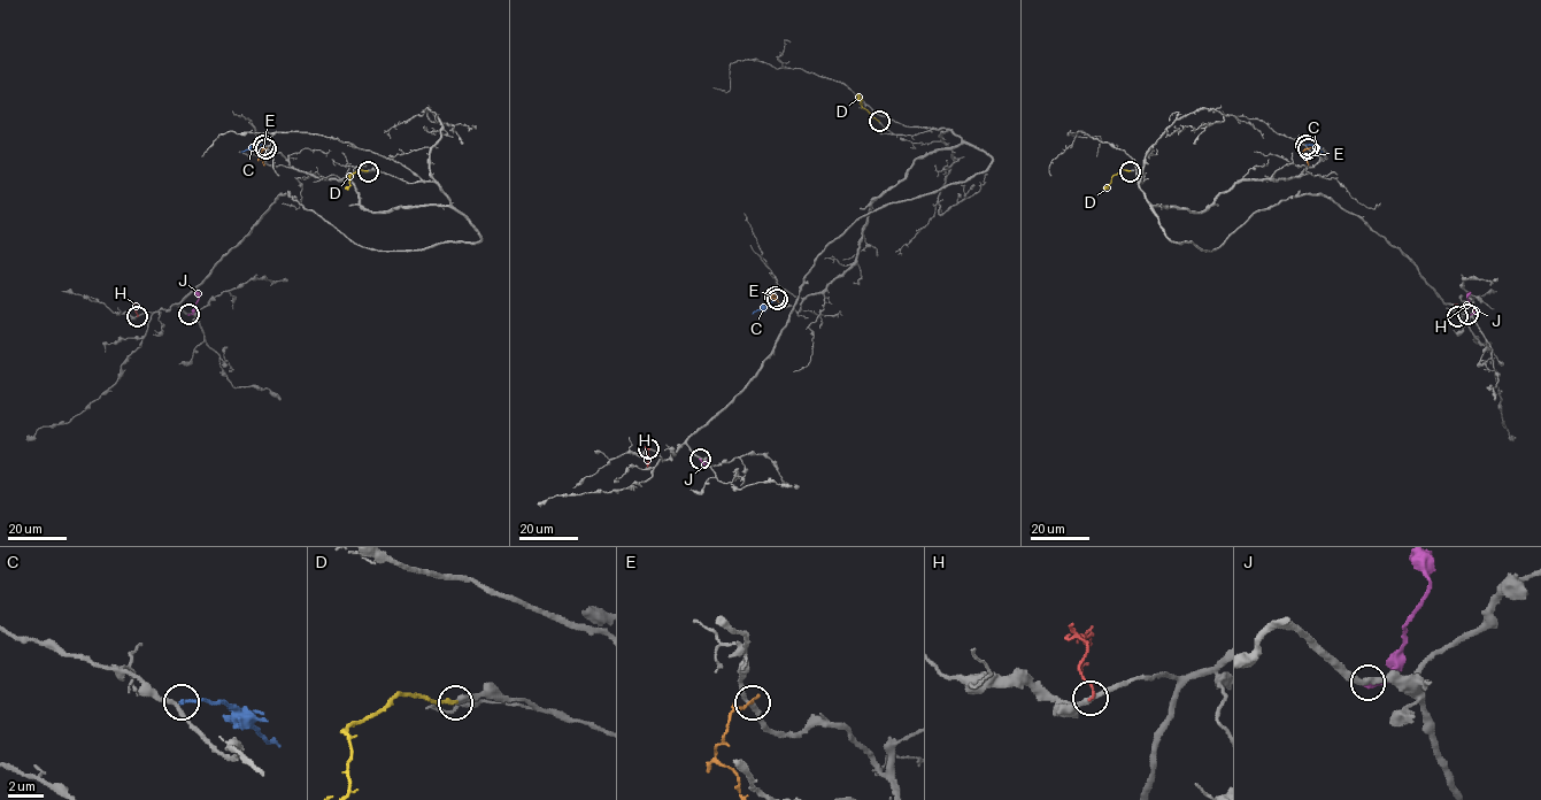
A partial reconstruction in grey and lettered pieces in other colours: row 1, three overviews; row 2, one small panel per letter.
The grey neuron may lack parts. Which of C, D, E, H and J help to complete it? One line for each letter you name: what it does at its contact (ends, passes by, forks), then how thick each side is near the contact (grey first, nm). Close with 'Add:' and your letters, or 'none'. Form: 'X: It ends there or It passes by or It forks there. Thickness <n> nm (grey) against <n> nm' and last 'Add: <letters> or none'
D: It ends there. Thickness 360 nm (grey) against 220 nm
Add: D

